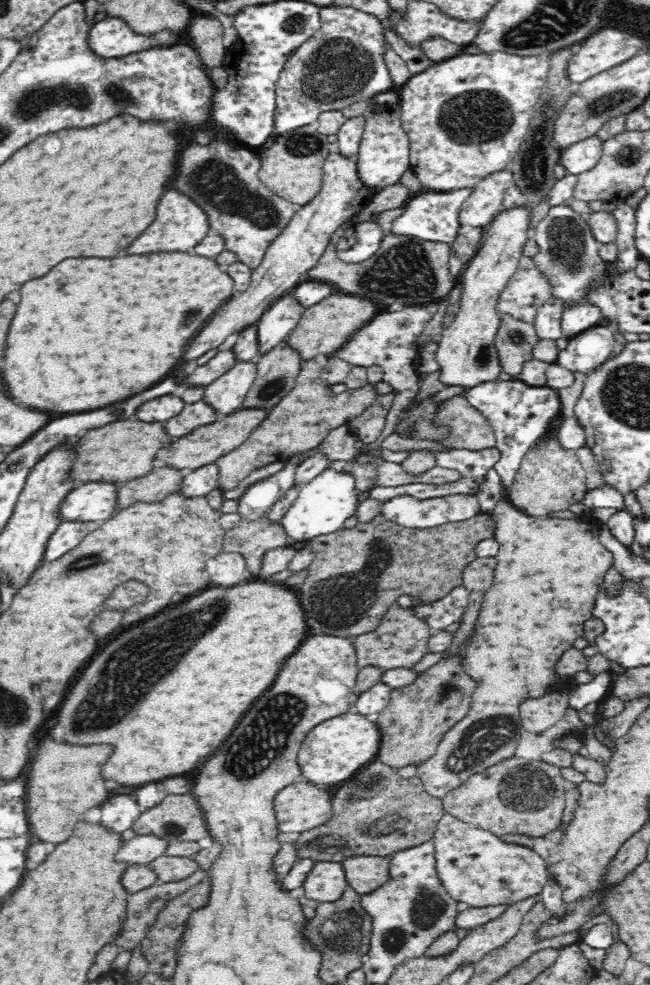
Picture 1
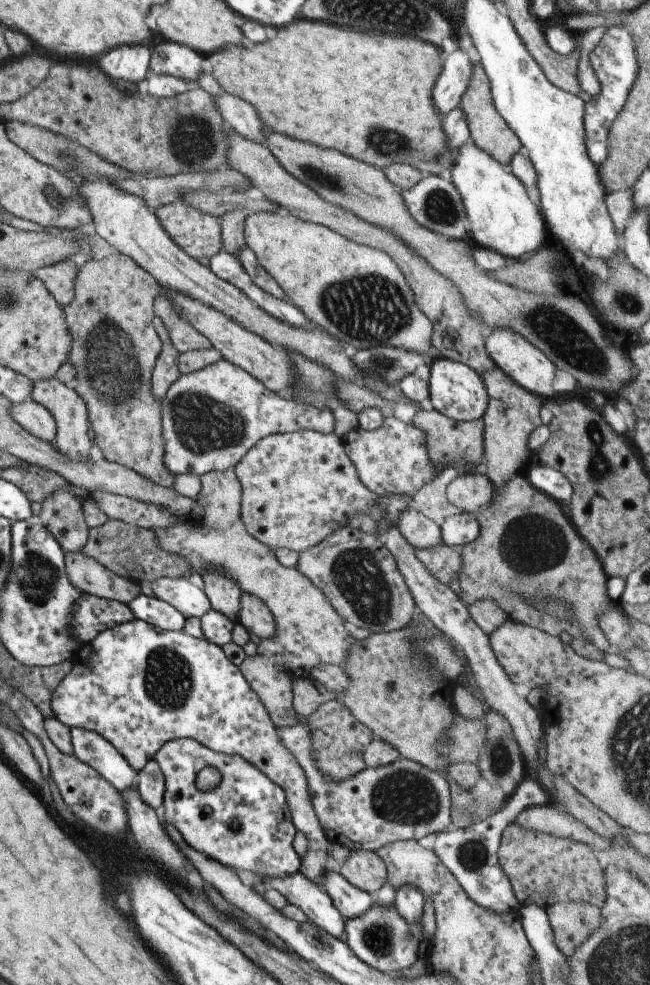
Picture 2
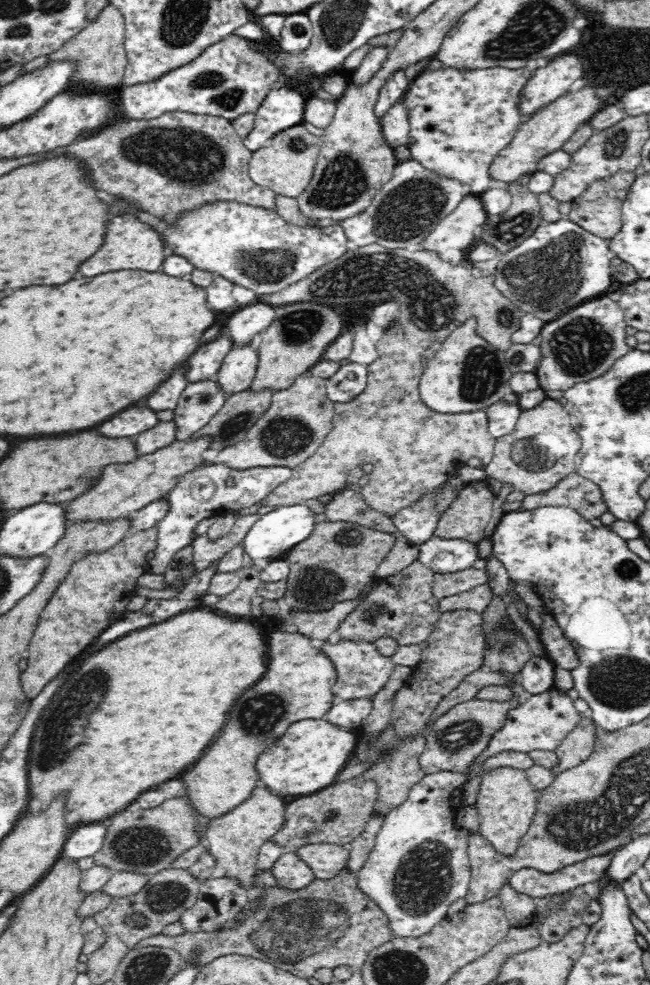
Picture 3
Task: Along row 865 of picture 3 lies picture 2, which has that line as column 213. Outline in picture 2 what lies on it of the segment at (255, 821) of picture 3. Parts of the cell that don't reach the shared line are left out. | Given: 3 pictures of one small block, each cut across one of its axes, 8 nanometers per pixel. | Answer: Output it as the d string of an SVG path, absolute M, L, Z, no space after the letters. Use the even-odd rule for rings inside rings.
M179 198L152 213L171 242L192 259L211 258L222 248L217 219L187 206Z

